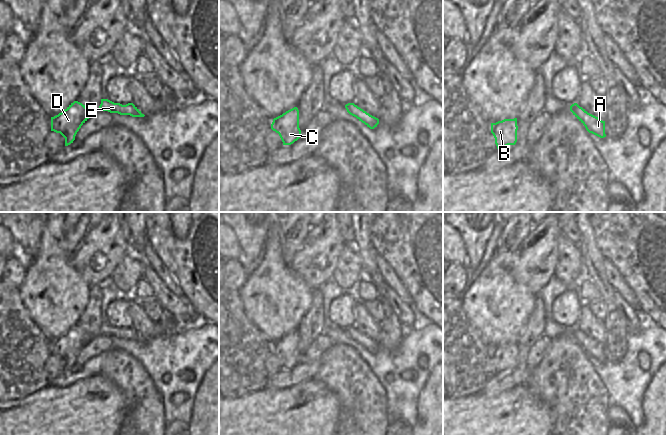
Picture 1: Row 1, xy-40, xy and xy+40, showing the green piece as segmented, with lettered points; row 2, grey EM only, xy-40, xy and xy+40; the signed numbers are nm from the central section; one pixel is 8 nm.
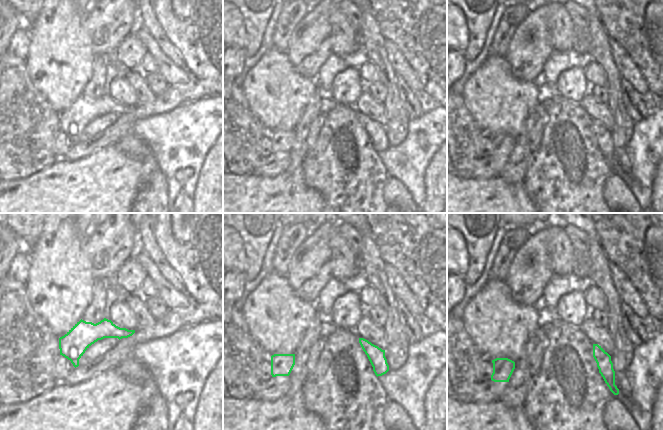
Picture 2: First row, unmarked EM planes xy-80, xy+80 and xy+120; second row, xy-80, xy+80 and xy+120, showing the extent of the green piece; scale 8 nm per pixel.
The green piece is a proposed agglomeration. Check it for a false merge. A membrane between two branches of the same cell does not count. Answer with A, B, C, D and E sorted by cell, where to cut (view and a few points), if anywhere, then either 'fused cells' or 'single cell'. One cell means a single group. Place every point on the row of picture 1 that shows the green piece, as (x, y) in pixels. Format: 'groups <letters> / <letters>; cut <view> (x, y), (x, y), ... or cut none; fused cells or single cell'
groups A B C D E; cut none; single cell

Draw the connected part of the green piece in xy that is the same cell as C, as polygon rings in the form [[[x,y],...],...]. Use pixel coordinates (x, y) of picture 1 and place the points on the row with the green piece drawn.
[[[294,107],[273,119],[271,129],[279,134],[283,145],[291,145],[301,136],[299,110]]]

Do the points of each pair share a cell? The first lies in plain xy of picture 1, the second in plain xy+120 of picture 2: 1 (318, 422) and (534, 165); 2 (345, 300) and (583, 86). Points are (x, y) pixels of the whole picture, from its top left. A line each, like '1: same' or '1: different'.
1: different
2: same

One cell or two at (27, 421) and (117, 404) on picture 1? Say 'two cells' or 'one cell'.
one cell

